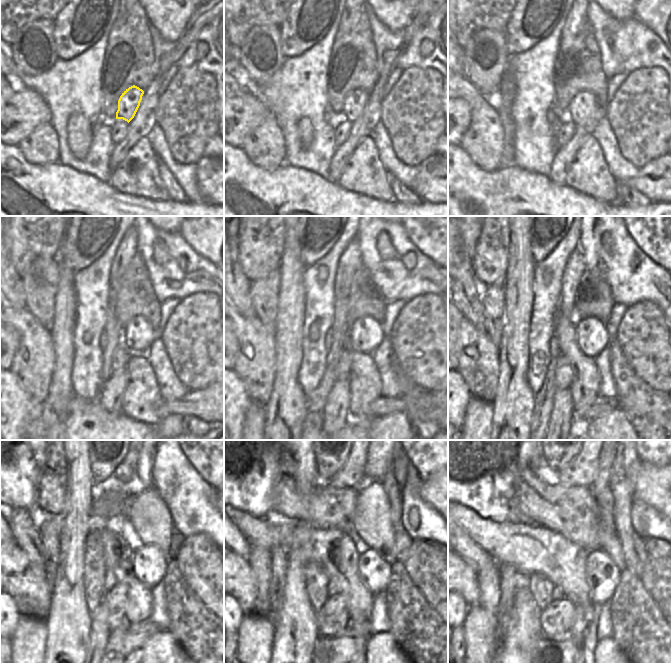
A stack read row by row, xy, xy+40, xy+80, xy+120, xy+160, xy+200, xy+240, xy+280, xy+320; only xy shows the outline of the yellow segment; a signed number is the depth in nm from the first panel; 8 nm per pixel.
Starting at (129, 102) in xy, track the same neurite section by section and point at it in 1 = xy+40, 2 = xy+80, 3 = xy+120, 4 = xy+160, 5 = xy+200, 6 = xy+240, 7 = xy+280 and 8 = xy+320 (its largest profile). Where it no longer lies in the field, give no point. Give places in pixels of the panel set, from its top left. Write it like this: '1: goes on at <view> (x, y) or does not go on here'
1: goes on at xy+40 (355, 102)
2: goes on at xy+80 (582, 105)
3: goes on at xy+120 (138, 335)
4: goes on at xy+160 (365, 334)
5: goes on at xy+200 (591, 334)
6: goes on at xy+240 (149, 564)
7: goes on at xy+280 (374, 570)
8: goes on at xy+320 (603, 575)

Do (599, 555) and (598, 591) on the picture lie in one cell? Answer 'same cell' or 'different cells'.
same cell

